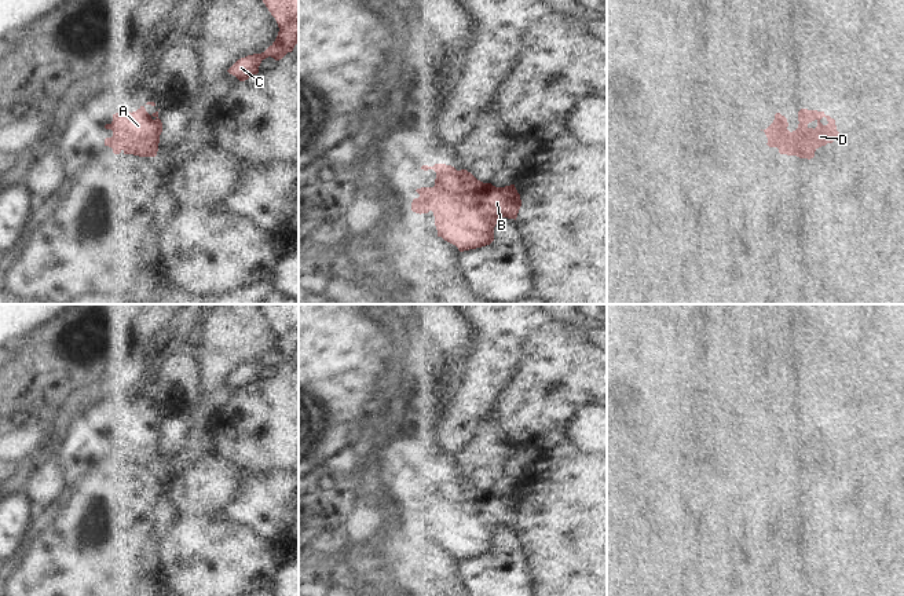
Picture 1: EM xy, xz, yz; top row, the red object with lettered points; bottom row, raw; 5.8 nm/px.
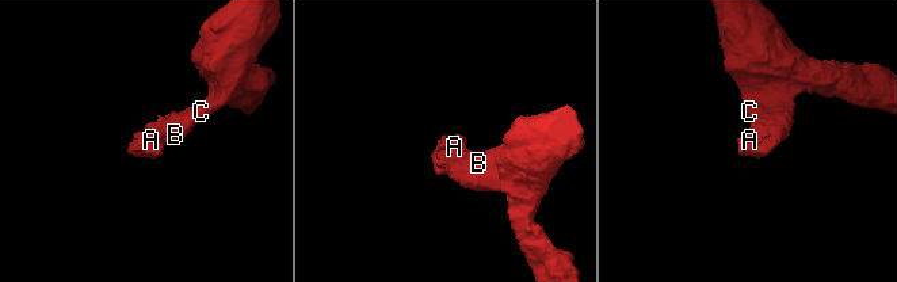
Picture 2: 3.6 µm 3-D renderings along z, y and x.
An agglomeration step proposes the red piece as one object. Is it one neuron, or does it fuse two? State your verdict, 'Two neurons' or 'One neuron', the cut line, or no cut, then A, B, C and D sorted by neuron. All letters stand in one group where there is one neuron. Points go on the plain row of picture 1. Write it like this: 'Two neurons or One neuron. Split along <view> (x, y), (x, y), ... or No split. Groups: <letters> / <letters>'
One neuron. No split. Groups: A B C D

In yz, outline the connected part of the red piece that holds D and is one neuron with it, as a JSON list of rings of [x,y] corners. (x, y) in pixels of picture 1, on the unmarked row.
[[[801,417],[798,429],[798,436],[790,440],[787,427],[776,421],[773,431],[764,438],[766,453],[777,456],[780,462],[810,468],[819,456],[832,451],[839,442],[835,428],[824,420]]]

